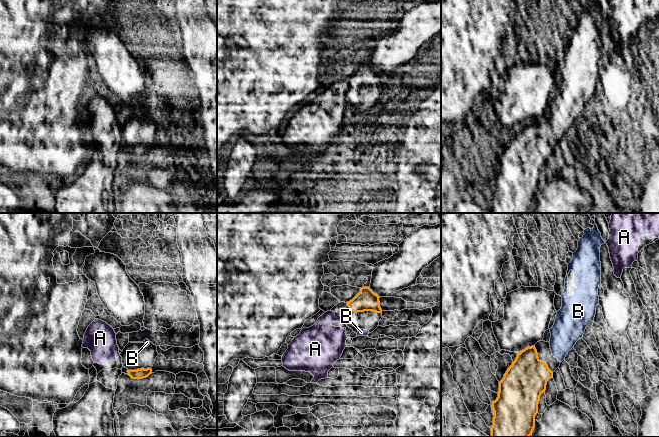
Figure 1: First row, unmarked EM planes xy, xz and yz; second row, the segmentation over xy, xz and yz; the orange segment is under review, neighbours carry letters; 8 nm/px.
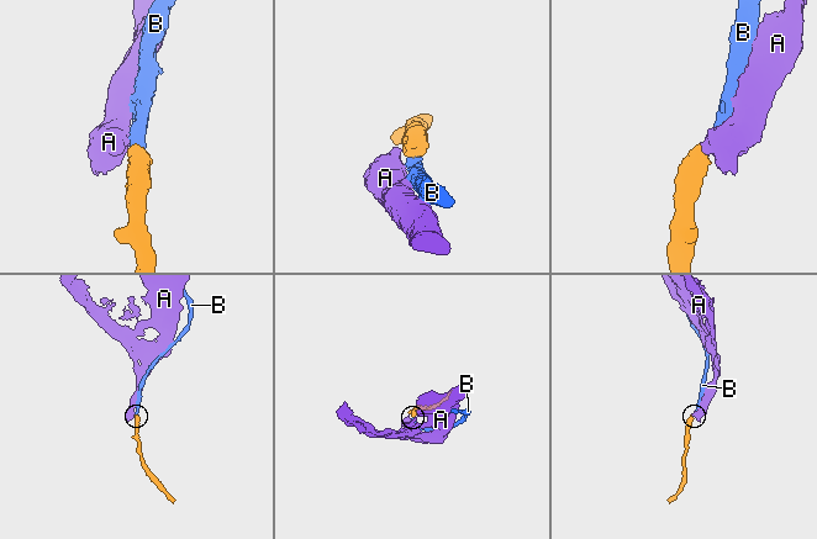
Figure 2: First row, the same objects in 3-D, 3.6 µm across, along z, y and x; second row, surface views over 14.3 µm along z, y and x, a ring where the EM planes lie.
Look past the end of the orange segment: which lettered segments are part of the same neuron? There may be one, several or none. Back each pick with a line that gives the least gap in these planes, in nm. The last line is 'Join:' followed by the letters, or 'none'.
B: Distance 90 nm
Join: B

